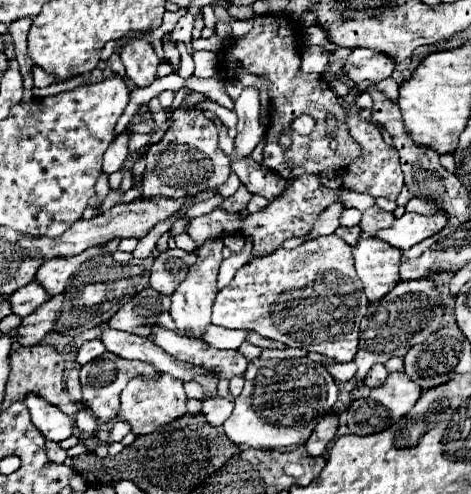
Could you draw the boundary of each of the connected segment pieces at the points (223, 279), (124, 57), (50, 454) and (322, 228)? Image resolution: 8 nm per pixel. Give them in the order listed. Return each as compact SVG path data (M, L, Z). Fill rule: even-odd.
M245 239L245 247L243 247L241 253L233 253L231 257L223 259L221 271L219 271L219 289L223 289L223 287L233 279L235 271L237 271L241 265L245 265L245 261L249 261L249 259L251 259L251 241Z
M145 39L129 41L121 51L121 61L127 69L127 75L133 77L137 87L147 87L155 81L155 69L159 65L159 57L149 41Z
M47 441L45 449L47 449L47 459L49 459L51 463L57 463L57 465L65 463L67 455L65 455L65 451L59 447L59 443L51 443L51 441Z
M337 201L331 205L331 209L325 209L323 215L317 219L317 225L307 233L305 239L317 239L321 235L331 235L339 227L339 215L343 211L343 205Z

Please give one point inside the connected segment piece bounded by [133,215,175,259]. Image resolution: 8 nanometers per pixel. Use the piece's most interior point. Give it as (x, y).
(144, 247)

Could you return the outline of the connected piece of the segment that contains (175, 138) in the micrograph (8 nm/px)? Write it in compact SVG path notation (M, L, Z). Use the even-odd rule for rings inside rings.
M191 93L189 99L183 103L183 107L173 111L173 125L163 135L163 139L147 151L147 169L143 173L143 197L169 197L169 199L181 199L191 197L201 191L213 189L227 181L231 173L231 161L229 157L219 149L217 143L217 127L213 121L209 121L203 111L197 109L185 109L185 105L203 101L205 97L199 93Z

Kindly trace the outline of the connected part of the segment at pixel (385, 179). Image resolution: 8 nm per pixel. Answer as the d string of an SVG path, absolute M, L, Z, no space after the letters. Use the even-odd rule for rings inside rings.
M351 104L346 107L347 111L347 129L349 129L349 135L365 149L363 157L359 157L359 161L353 161L353 165L349 165L349 169L343 171L341 175L341 181L343 181L343 187L345 189L351 189L351 191L357 191L357 193L367 193L371 197L385 197L385 199L391 199L395 201L397 195L401 193L403 189L403 173L401 173L401 165L399 165L399 157L397 157L397 151L393 147L389 147L383 139L381 139L381 133L379 129L371 123L371 121L363 121L359 117L361 109L355 104Z

